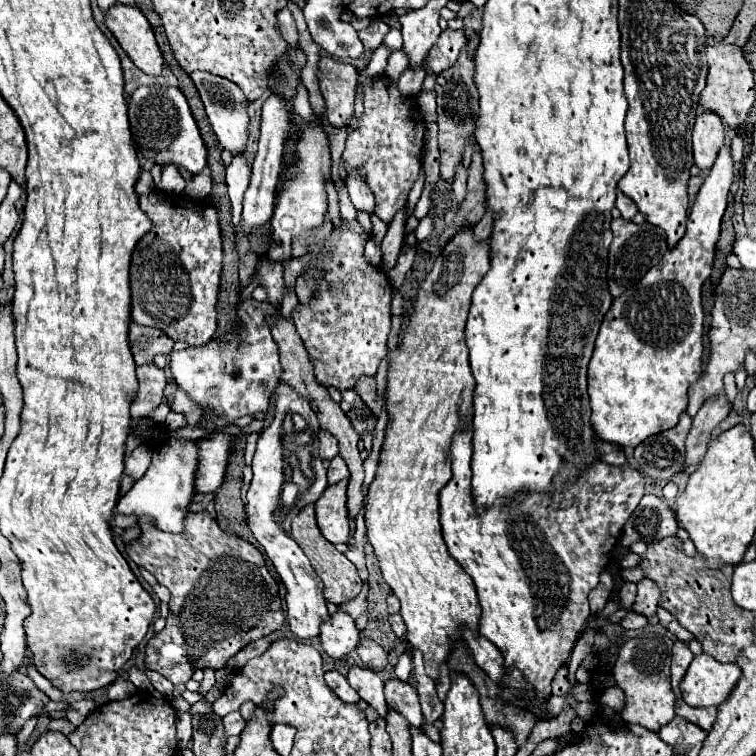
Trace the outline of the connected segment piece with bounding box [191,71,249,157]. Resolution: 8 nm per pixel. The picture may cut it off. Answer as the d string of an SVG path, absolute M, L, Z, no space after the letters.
M193 71L191 79L201 95L201 101L205 105L207 117L213 125L213 131L217 135L217 141L221 143L223 149L227 149L233 157L241 155L247 149L247 139L249 139L249 115L247 115L247 97L243 95L241 87L231 83L229 79L223 79L219 75L211 75L207 71Z

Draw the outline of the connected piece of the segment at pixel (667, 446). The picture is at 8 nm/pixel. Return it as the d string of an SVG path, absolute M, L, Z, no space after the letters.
M681 415L679 423L673 429L647 437L635 447L635 459L643 473L653 479L669 481L683 467L685 459L685 437L691 429L691 417Z

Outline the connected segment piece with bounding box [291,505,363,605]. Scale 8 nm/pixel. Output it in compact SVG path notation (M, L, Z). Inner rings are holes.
M307 505L303 507L303 511L299 511L299 515L295 515L293 523L291 523L291 537L297 541L297 545L303 549L303 553L309 557L315 573L321 577L325 589L323 589L323 595L327 601L335 603L335 605L343 605L347 603L349 599L353 599L359 591L361 591L361 577L357 573L357 567L341 553L335 549L333 543L329 543L319 527L317 527L317 519L315 519L315 507L313 505Z

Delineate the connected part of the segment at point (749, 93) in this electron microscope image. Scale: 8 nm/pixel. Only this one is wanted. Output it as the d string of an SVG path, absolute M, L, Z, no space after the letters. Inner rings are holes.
M713 45L707 47L707 61L709 61L709 73L707 73L707 85L699 95L699 105L707 111L715 111L721 115L723 123L731 129L737 129L745 117L749 115L751 105L755 103L755 85L753 85L753 71L743 57L743 51L737 45Z

